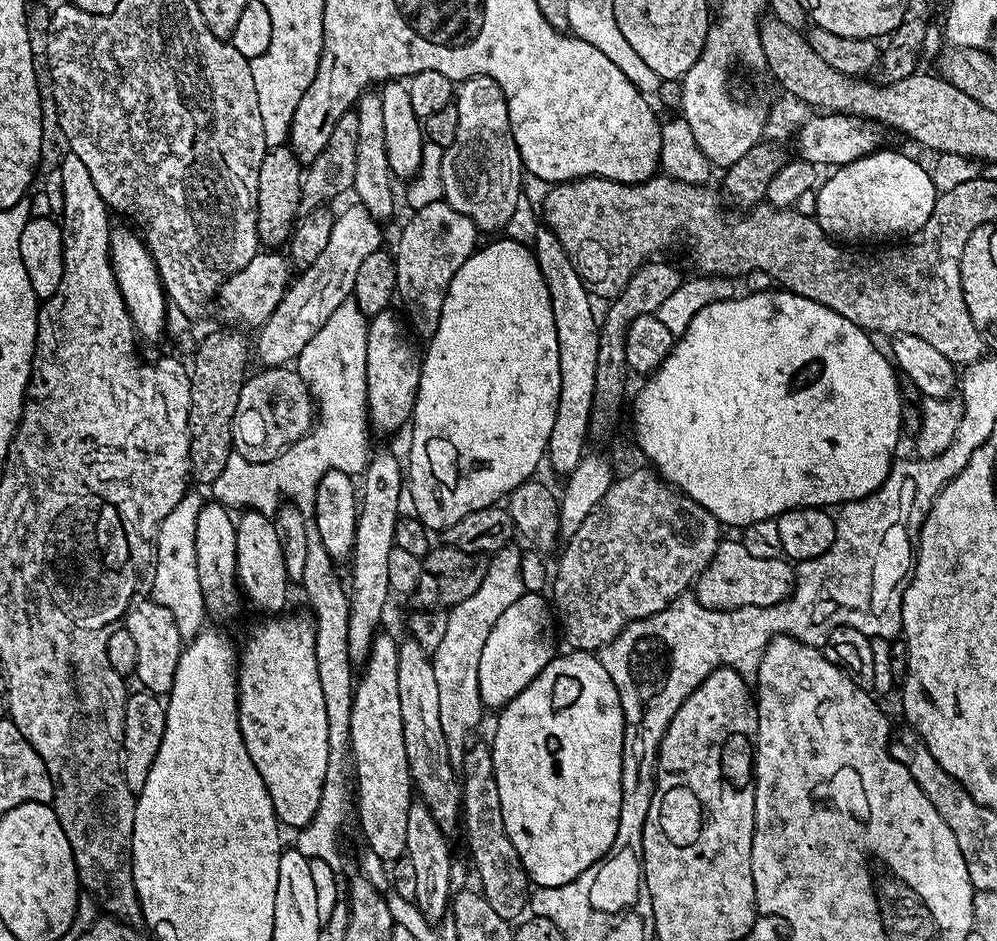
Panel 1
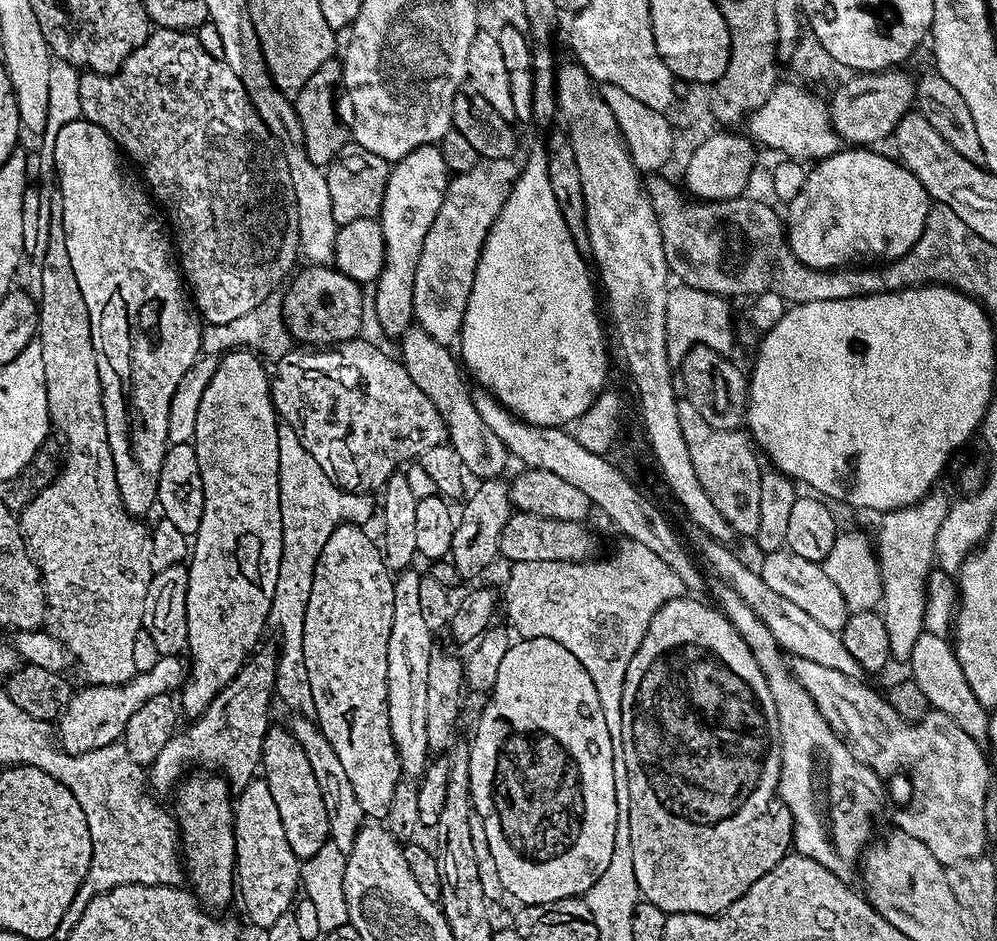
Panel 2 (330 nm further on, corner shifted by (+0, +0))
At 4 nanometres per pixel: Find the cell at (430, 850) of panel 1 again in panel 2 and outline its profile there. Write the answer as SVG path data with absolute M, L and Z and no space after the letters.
M405 570L394 580L394 618L390 622L390 642L386 646L386 702L390 734L405 777L419 778L430 763L426 738L426 677L434 651L434 634L426 626L420 608L418 586L422 579L416 570Z

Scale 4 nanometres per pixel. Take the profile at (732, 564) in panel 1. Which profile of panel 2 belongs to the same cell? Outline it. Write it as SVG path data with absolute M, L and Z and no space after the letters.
M781 550L779 552L769 552L763 557L764 561L758 564L758 571L762 582L774 590L774 594L782 594L789 602L794 602L794 606L799 606L801 610L806 610L810 618L814 618L826 630L841 632L846 626L849 618L849 610L846 602L842 598L842 593L838 591L838 586L830 582L830 574L817 561L798 558L798 554Z

